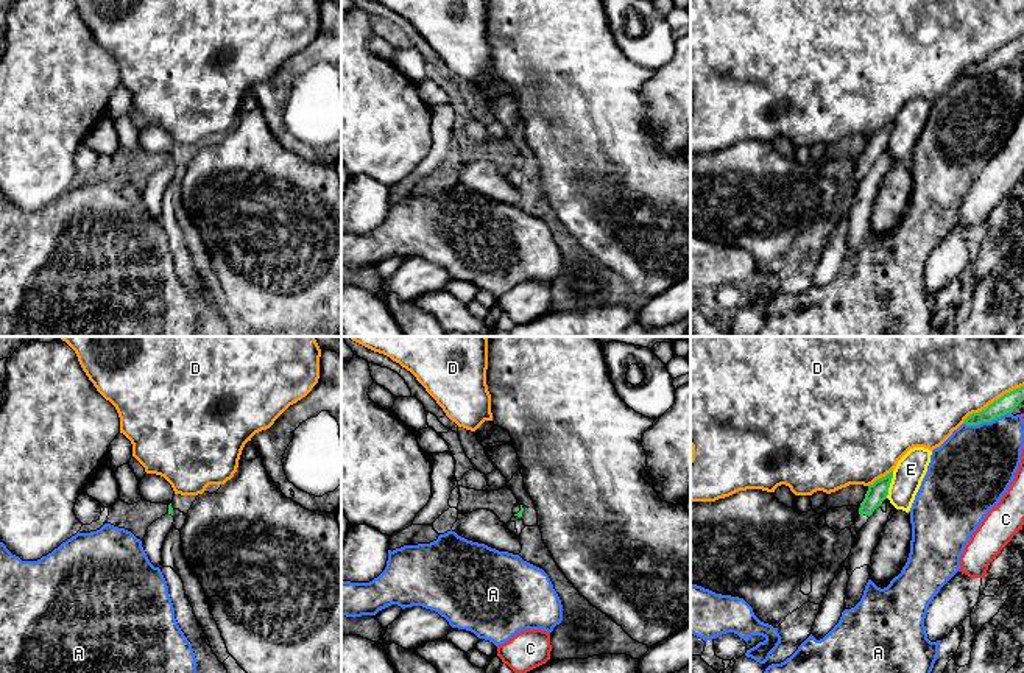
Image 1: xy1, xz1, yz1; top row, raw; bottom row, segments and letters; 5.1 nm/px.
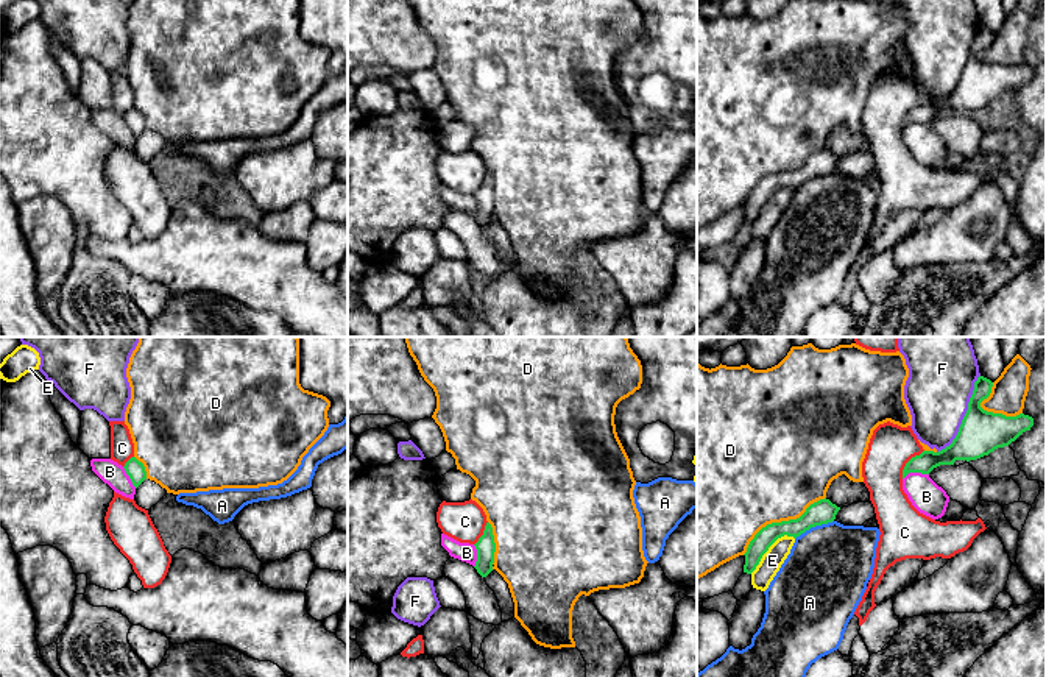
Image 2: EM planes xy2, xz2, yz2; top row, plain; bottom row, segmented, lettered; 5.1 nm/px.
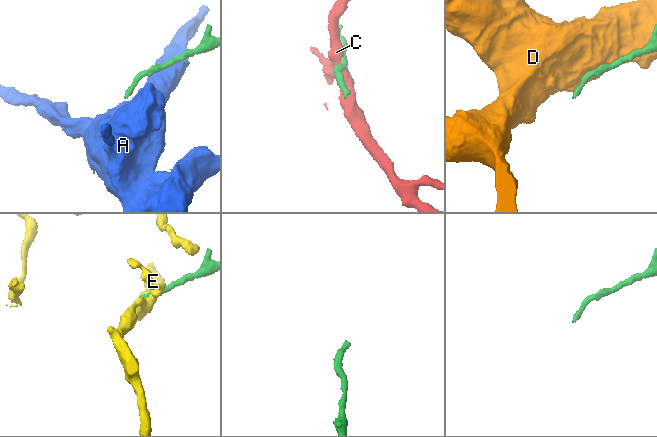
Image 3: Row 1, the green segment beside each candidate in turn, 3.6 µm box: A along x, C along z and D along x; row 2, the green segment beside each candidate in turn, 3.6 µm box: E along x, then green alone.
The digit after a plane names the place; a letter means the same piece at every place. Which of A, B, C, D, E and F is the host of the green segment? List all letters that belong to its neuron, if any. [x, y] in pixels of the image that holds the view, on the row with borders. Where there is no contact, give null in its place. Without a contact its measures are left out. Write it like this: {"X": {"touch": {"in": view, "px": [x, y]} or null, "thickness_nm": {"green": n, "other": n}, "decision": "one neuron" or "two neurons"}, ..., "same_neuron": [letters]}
{"A": {"touch": {"in": "yz1", "px": [987, 421]}, "thickness_nm": {"green": 90, "other": 400}, "decision": "two neurons"}, "B": {"touch": {"in": "yz2", "px": [915, 471]}, "thickness_nm": {"green": 100, "other": 170}, "decision": "two neurons"}, "C": {"touch": {"in": "yz2", "px": [908, 462]}, "thickness_nm": {"green": 100, "other": 220}, "decision": "two neurons"}, "D": {"touch": {"in": "yz2", "px": [781, 521]}, "thickness_nm": {"green": 130, "other": 500}, "decision": "two neurons"}, "E": {"touch": {"in": "yz2", "px": [769, 546]}, "thickness_nm": {"green": 100, "other": 110}, "decision": "two neurons"}, "F": {"touch": {"in": "yz2", "px": [965, 415]}, "thickness_nm": {"green": 220, "other": 340}, "decision": "two neurons"}, "same_neuron": []}

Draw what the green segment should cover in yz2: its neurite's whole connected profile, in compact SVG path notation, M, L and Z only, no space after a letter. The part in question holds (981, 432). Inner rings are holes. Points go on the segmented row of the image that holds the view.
M977 377L968 410L952 443L938 452L923 451L912 457L903 470L903 479L909 473L929 474L940 465L954 465L956 460L981 459L998 448L1009 446L1023 432L1030 431L1034 418L1029 415L1005 416L981 407L981 402L990 396L991 387L990 379Z

